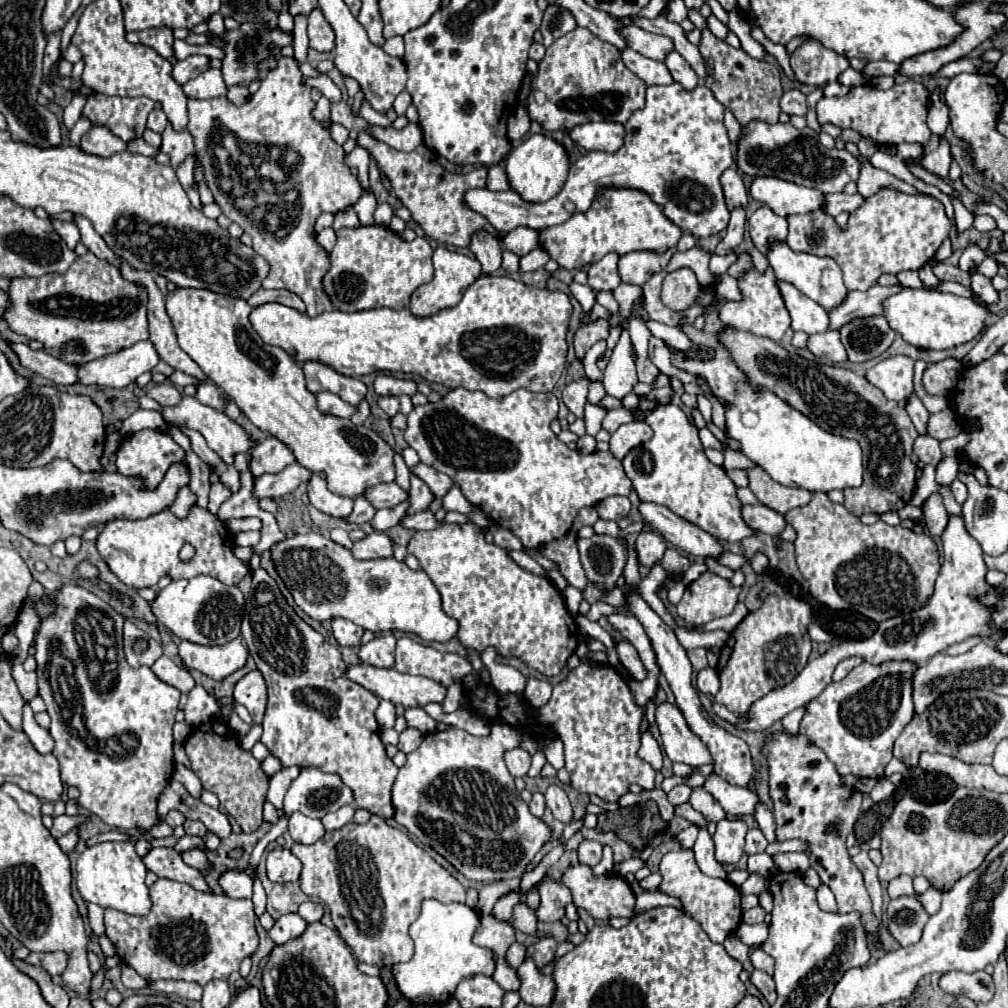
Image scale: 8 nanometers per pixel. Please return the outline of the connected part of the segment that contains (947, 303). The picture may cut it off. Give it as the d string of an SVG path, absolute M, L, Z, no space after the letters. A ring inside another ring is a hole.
M902 287L900 293L884 299L884 313L890 325L904 341L920 349L952 349L974 339L988 317L988 309L976 305L972 299L956 297L950 293L938 293L928 289Z

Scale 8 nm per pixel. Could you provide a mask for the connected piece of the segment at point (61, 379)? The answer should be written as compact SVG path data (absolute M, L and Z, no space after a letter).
M12 343L12 349L18 353L22 367L32 369L36 375L54 381L56 385L74 385L78 383L78 369L74 365L66 365L64 361L46 355L44 351L32 351L24 343Z

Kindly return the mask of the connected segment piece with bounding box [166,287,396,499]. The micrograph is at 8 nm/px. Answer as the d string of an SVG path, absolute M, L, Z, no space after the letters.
M176 287L166 293L166 313L172 319L178 345L232 397L256 427L286 443L300 465L314 473L324 473L332 493L358 499L372 485L394 481L392 447L372 429L356 427L350 419L322 415L316 407L316 397L306 389L298 363L284 349L266 345L260 339L248 321L250 311L252 307L244 299L208 289Z

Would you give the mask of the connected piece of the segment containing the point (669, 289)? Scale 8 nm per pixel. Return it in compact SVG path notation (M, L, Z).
M690 269L672 271L662 285L662 303L672 311L686 311L694 301L702 301L704 307L710 307L714 303L714 289L702 289Z

